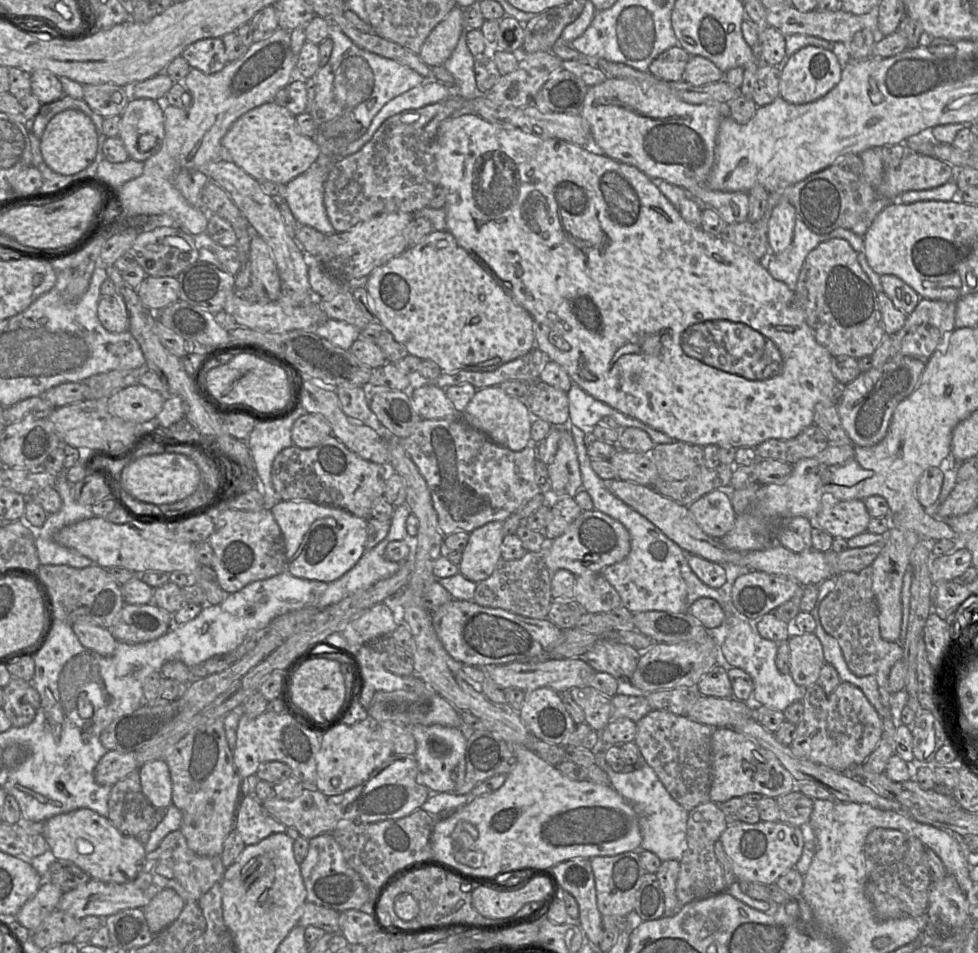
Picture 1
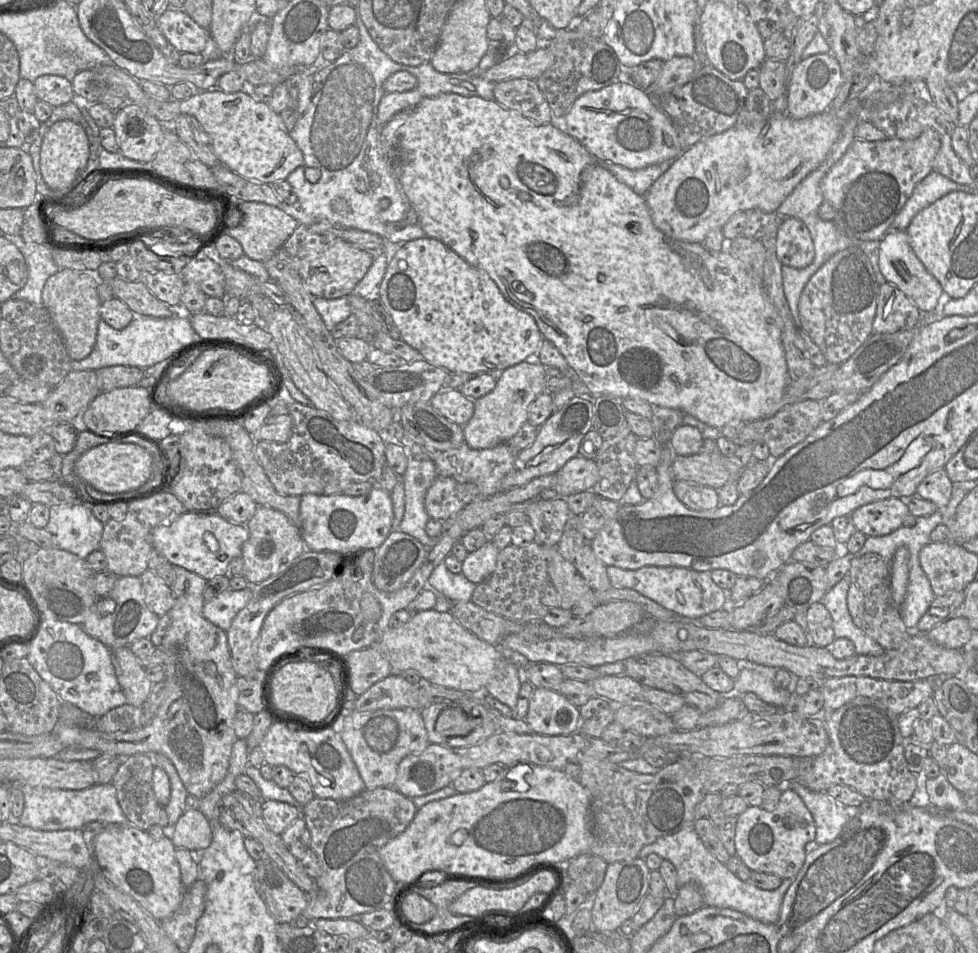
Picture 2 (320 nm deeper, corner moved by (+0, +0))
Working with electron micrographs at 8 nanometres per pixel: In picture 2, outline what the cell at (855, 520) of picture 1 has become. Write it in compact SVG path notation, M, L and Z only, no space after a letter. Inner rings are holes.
M887 498L863 505L851 513L857 531L869 536L884 536L903 525L910 514L903 499Z

